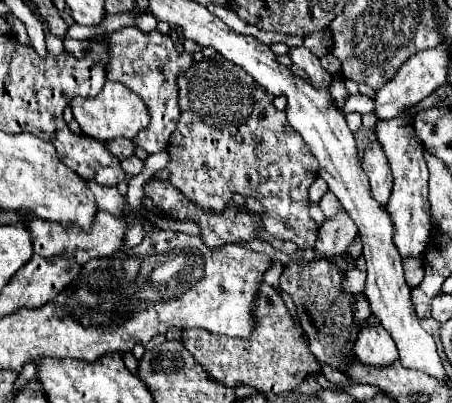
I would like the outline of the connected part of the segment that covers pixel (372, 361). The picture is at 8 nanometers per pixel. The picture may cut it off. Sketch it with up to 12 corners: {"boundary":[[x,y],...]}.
{"boundary":[[363,325],[353,353],[363,365],[393,365],[395,341]]}

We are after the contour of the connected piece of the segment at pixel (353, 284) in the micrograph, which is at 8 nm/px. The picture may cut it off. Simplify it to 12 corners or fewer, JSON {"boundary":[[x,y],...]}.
{"boundary":[[349,269],[345,273],[343,291],[363,293],[367,273],[361,269]]}

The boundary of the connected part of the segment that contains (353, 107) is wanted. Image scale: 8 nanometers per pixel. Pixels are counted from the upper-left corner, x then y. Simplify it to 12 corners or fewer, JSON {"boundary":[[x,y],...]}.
{"boundary":[[347,97],[343,113],[369,113],[373,97]]}

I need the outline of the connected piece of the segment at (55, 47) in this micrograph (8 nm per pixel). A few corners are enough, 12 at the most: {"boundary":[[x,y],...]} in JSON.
{"boundary":[[45,25],[47,51],[51,55],[63,53],[63,39],[49,33],[49,25]]}

